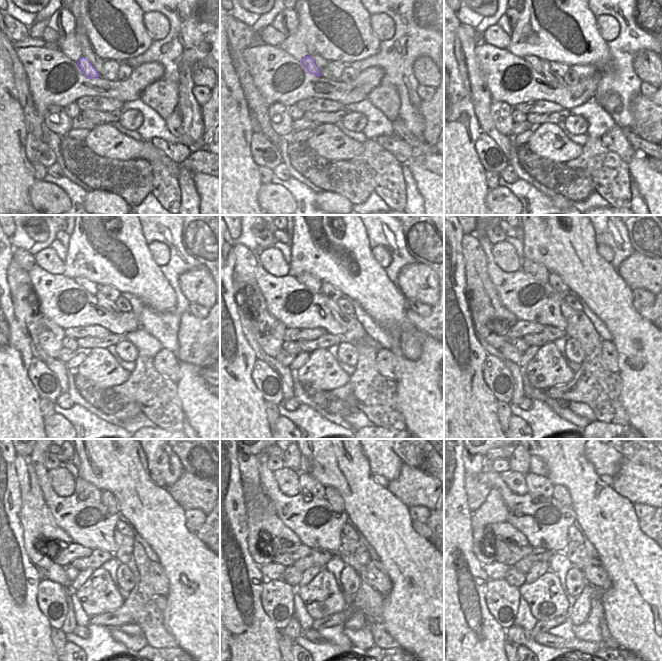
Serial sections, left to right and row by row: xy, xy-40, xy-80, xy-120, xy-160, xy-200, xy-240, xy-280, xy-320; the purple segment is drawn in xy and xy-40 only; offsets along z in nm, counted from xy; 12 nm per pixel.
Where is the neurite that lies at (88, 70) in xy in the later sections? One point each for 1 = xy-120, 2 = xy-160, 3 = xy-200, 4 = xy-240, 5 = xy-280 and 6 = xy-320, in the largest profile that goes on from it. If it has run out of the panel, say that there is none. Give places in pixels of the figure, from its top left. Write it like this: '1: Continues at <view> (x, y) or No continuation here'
1: Continues at xy-120 (91, 287)
2: Continues at xy-160 (307, 279)
3: Continues at xy-200 (539, 271)
4: Continues at xy-240 (85, 491)
5: Continues at xy-280 (309, 487)
6: Continues at xy-320 (541, 485).

